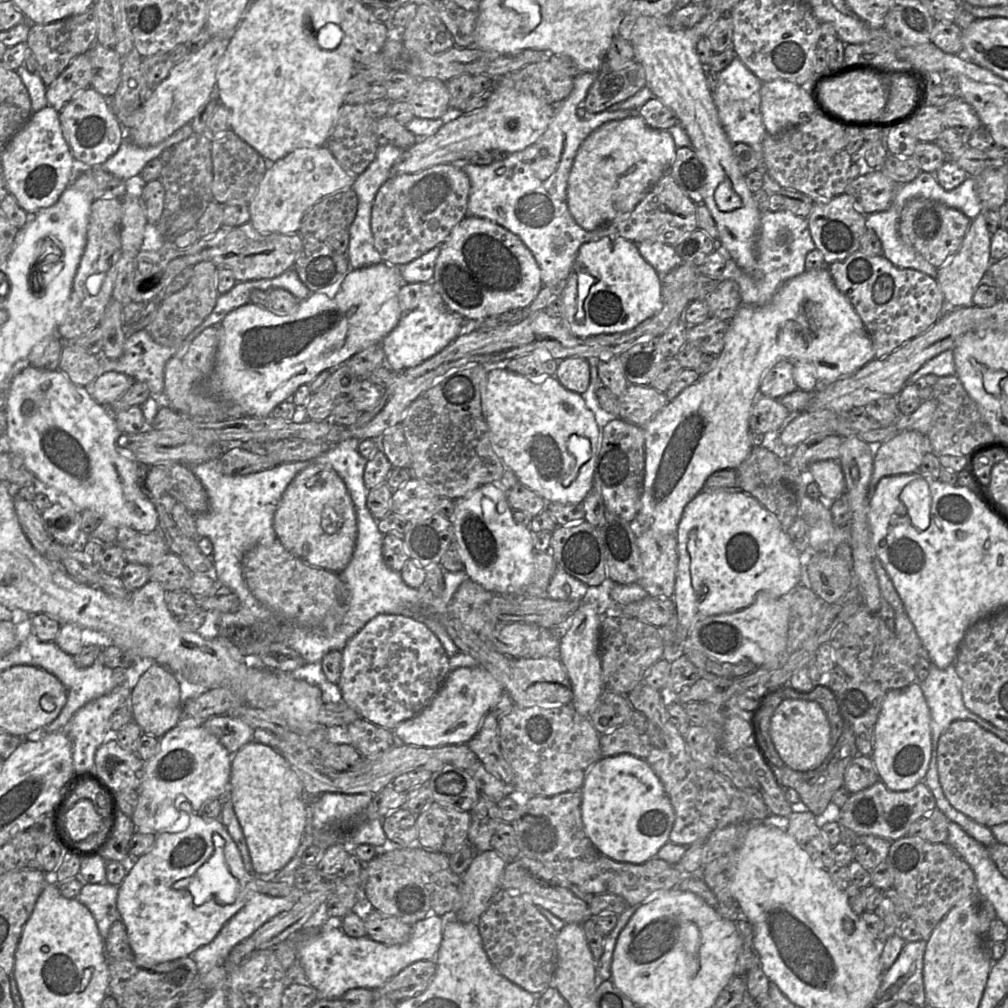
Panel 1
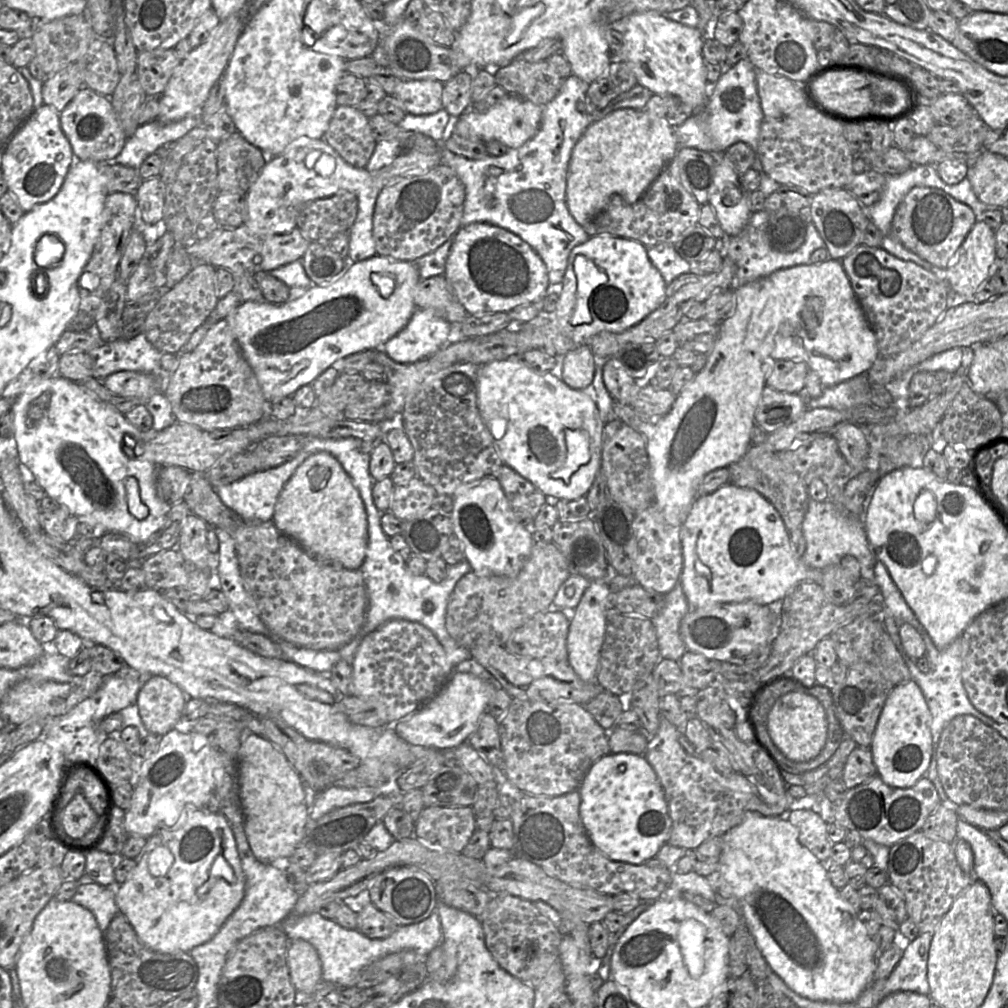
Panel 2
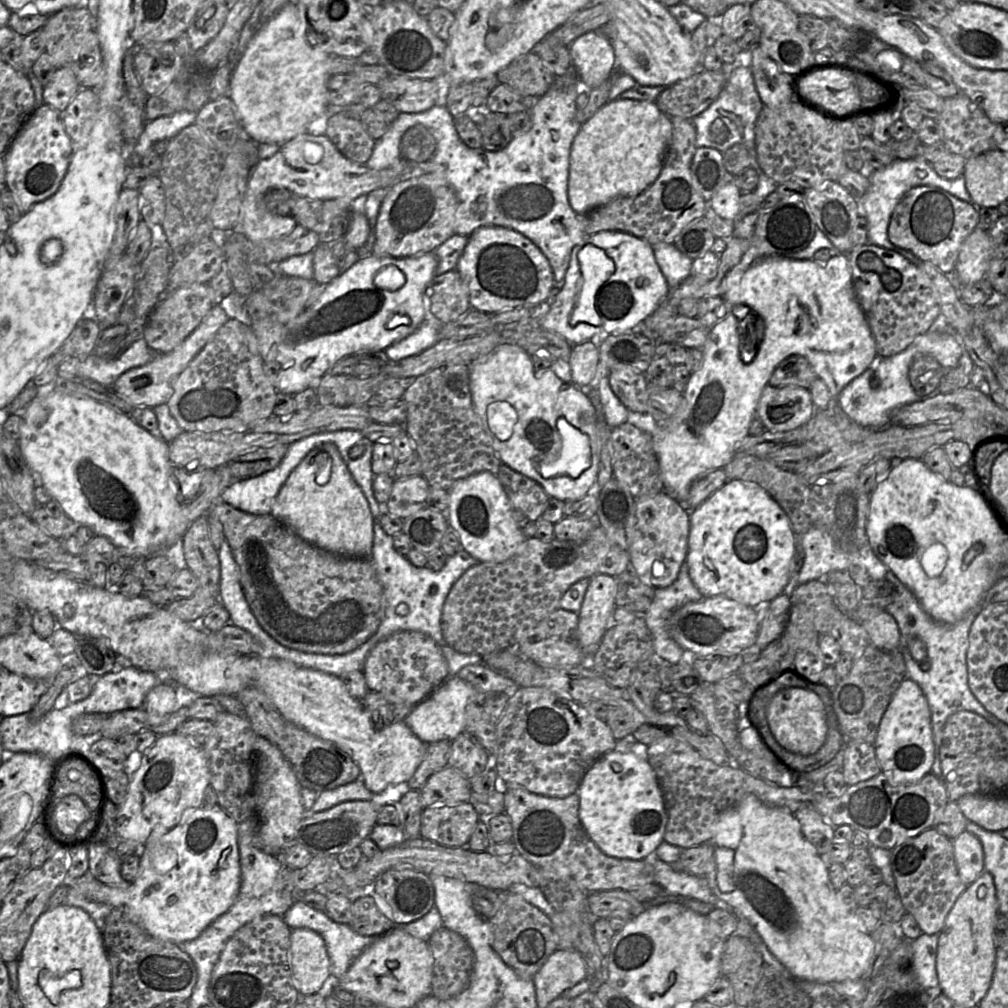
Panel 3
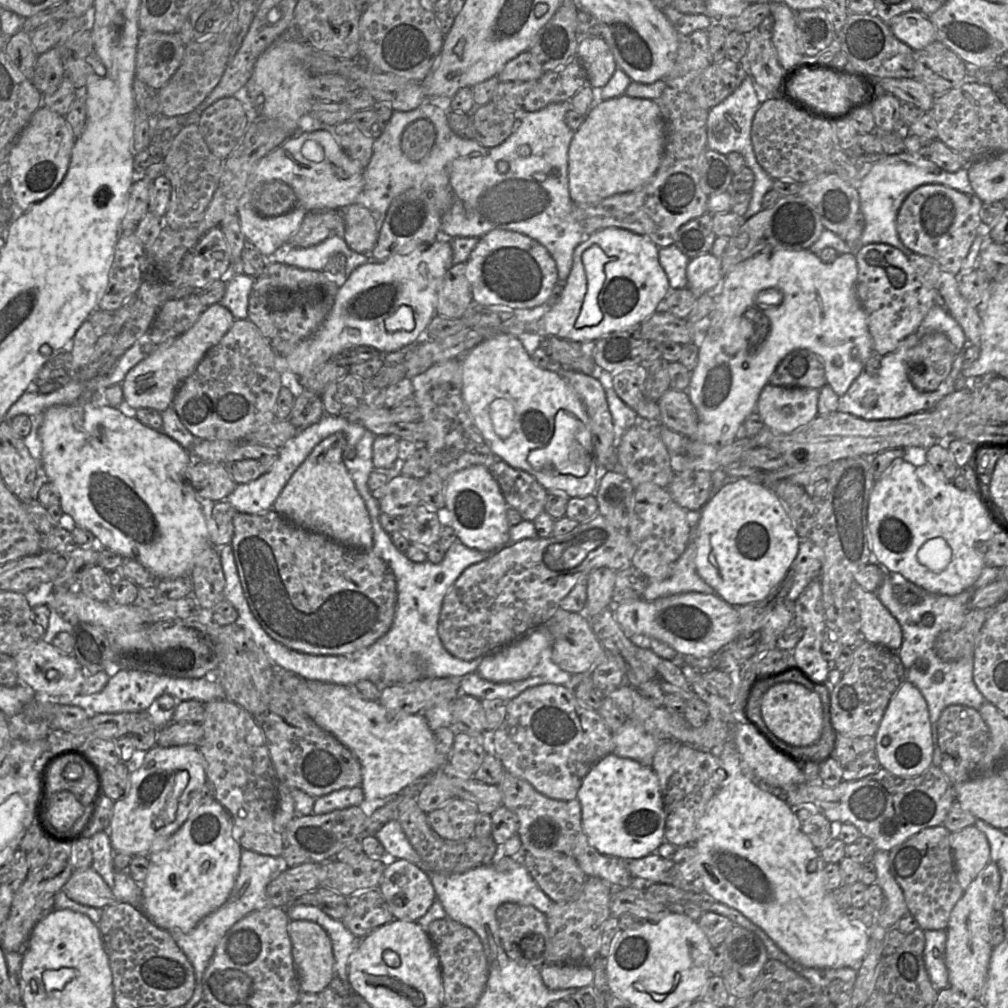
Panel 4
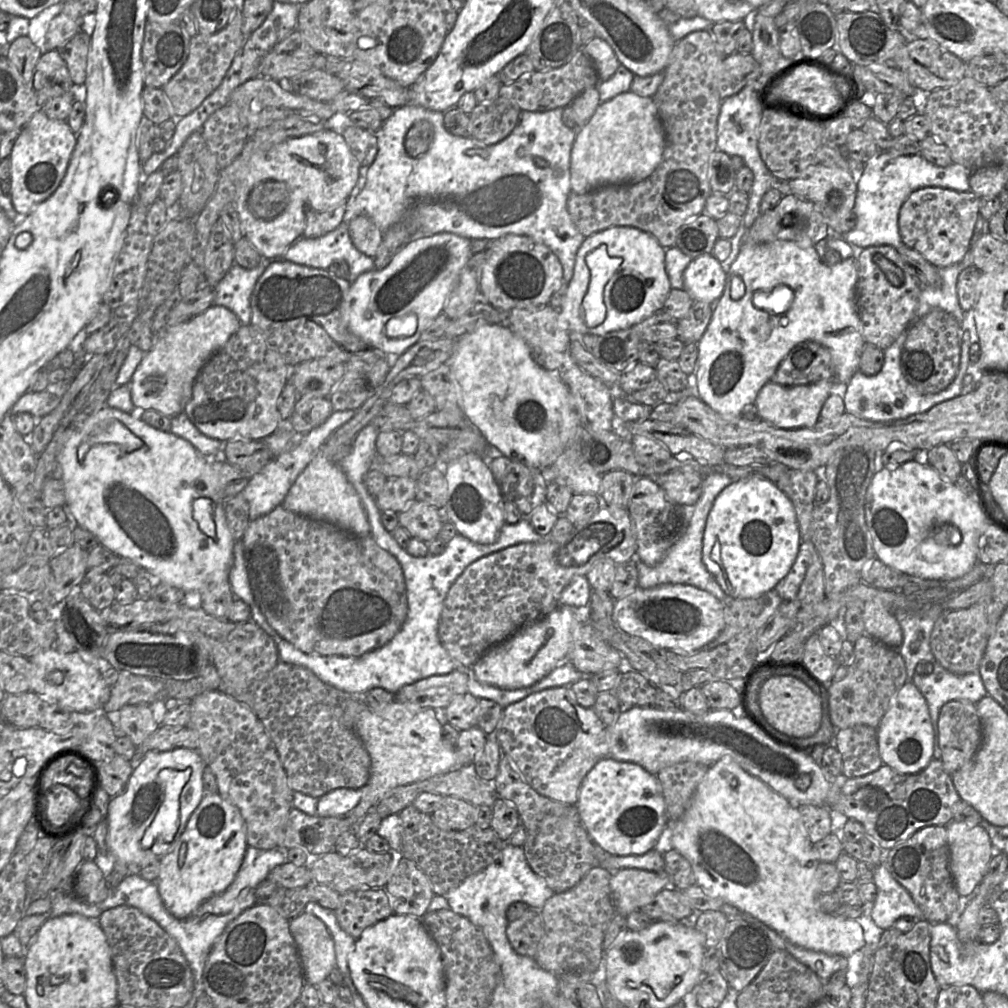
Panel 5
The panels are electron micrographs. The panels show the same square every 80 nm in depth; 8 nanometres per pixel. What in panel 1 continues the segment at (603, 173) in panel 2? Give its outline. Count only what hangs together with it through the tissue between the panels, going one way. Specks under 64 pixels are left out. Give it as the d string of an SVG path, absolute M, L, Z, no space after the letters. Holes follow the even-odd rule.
M638 114L598 127L579 147L568 178L567 204L575 222L591 232L631 212L669 172L676 149L668 130L651 128Z

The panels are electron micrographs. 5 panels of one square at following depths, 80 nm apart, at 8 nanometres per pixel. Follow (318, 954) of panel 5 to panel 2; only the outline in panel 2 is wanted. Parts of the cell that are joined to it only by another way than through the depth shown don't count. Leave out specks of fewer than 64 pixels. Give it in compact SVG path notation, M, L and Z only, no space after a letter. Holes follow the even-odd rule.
M291 940L287 965L291 982L298 992L310 992L323 981L318 953L313 945L305 940Z

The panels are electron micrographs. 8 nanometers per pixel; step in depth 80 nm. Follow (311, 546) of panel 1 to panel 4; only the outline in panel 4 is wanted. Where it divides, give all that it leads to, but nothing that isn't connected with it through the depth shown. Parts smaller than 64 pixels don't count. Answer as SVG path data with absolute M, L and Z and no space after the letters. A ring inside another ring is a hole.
M341 432L316 445L293 473L272 510L303 529L323 534L353 549L370 551L373 547L372 523L365 502L344 463L345 446L346 439Z

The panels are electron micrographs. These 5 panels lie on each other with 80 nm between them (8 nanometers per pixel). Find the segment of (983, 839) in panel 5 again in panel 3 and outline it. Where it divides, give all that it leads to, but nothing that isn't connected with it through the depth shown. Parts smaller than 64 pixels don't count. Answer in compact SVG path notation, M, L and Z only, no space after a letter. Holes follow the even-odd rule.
M966 830L952 840L958 873L962 881L969 885L985 870L982 843Z

